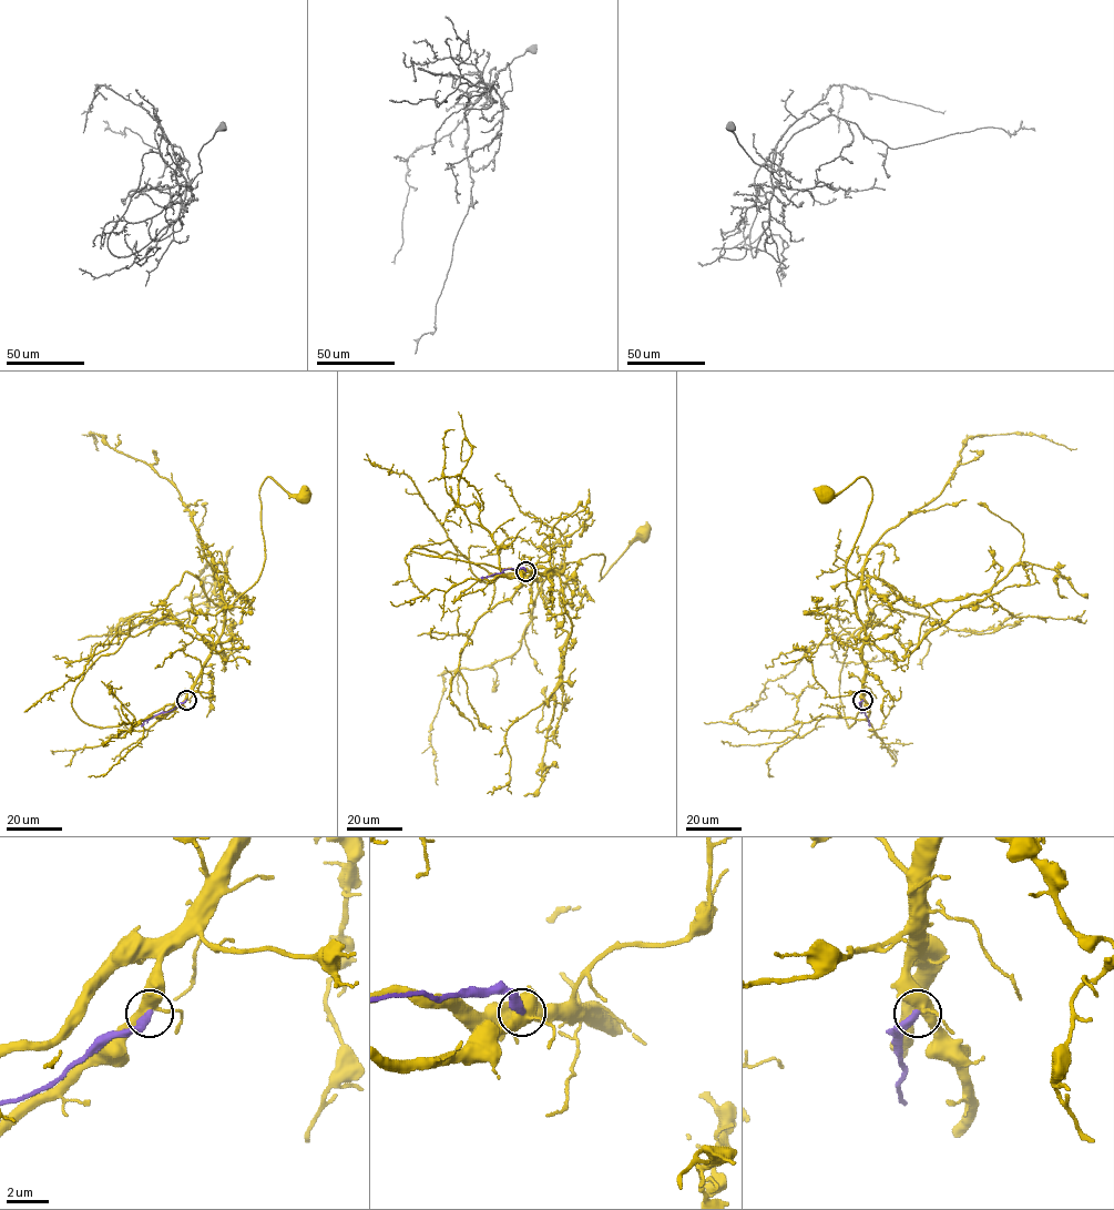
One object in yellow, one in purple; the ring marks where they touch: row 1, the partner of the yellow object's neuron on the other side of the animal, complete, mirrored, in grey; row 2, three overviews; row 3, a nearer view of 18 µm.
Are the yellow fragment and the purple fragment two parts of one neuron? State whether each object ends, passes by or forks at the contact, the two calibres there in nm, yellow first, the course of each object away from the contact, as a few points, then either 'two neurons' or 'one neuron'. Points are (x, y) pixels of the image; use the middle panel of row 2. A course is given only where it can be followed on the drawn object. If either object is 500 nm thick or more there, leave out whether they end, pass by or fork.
yellow forks there; purple ends there; 440 nm thick on the yellow side, 400 nm on the other; yellow runs (525, 571), (562, 573), (569, 562), (603, 555), (605, 560), (600, 580), (630, 546), (645, 536), (644, 532); purple runs (525, 571), (509, 568), (481, 578); two neurons

